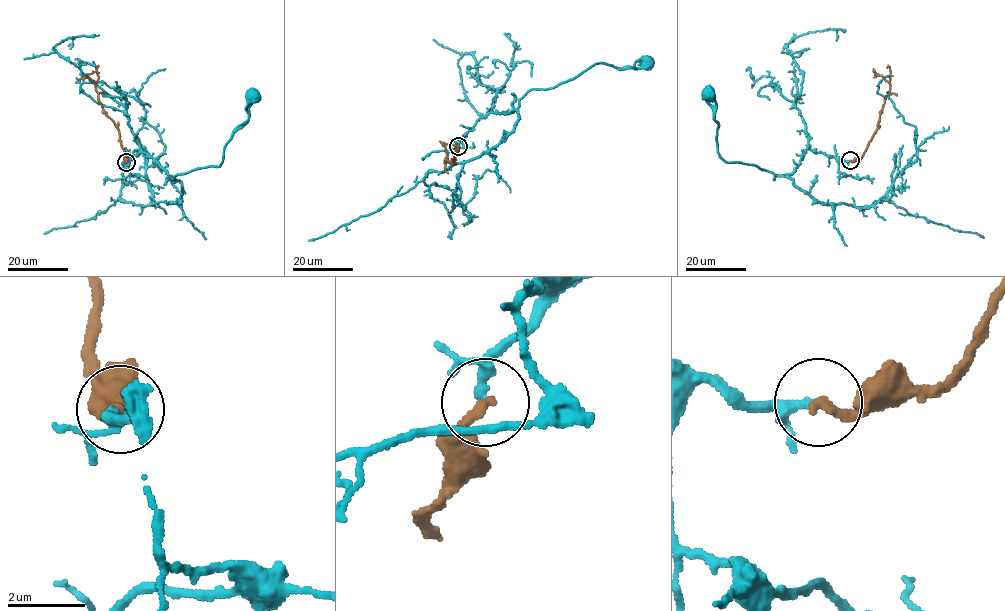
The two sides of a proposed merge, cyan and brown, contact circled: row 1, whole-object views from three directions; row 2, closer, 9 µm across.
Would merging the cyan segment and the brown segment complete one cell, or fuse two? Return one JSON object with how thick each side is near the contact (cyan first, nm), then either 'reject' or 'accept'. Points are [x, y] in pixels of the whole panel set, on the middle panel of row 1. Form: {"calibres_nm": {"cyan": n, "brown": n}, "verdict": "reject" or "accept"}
{"calibres_nm": {"cyan": 200, "brown": 280}, "verdict": "accept"}

